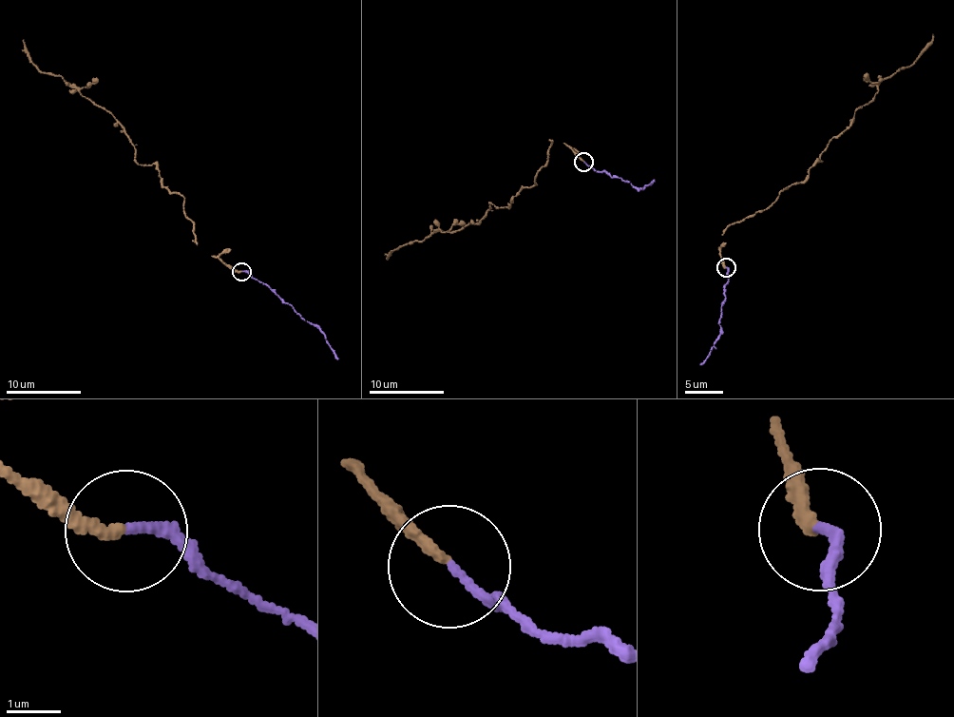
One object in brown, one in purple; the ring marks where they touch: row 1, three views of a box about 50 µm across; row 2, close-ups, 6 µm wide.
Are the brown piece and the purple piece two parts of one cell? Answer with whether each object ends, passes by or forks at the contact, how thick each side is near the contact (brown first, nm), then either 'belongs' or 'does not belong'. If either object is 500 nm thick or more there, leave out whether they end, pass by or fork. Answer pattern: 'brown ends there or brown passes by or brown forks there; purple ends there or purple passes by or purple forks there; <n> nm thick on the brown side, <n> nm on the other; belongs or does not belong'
brown ends there; purple ends there; 200 nm thick on the brown side, 160 nm on the other; belongs

